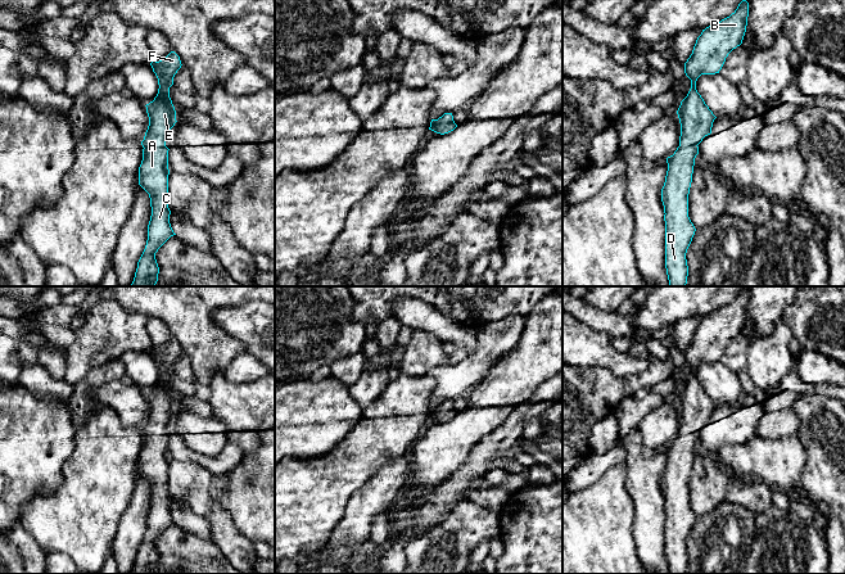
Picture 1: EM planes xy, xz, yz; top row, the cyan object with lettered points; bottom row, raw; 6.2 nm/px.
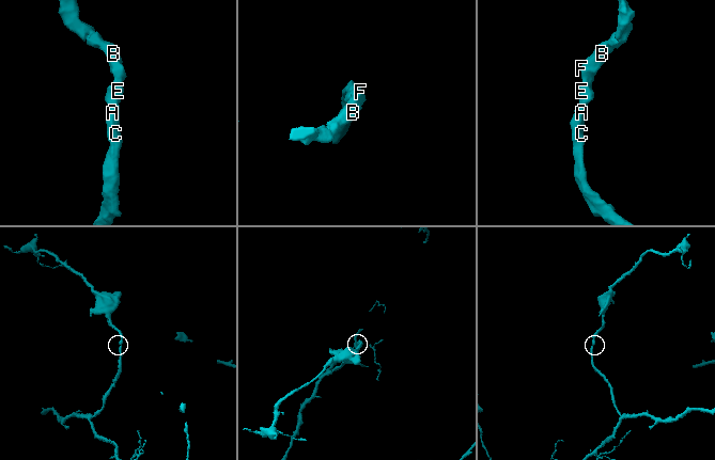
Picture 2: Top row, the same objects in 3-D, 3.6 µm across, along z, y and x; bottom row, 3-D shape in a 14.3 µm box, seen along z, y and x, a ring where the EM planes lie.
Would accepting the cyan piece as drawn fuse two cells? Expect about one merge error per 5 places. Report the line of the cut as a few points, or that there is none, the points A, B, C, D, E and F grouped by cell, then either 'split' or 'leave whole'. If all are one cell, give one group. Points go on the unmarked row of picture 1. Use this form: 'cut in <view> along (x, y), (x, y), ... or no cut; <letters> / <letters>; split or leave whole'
no cut; A B C D E F; leave whole

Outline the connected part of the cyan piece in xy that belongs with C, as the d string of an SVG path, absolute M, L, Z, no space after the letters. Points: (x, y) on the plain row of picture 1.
M171 339L164 347L150 351L153 360L158 366L158 381L153 389L146 392L149 413L145 420L143 433L143 448L139 455L139 473L149 482L152 503L148 512L148 528L145 537L137 550L134 569L131 574L155 574L158 569L159 555L155 547L158 537L173 523L176 523L170 511L171 498L168 496L168 435L166 434L171 416L175 413L176 398L170 385L170 375L173 372L173 365L181 356L180 344Z

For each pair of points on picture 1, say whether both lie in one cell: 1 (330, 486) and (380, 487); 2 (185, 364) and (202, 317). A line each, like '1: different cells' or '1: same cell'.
1: different cells
2: different cells

